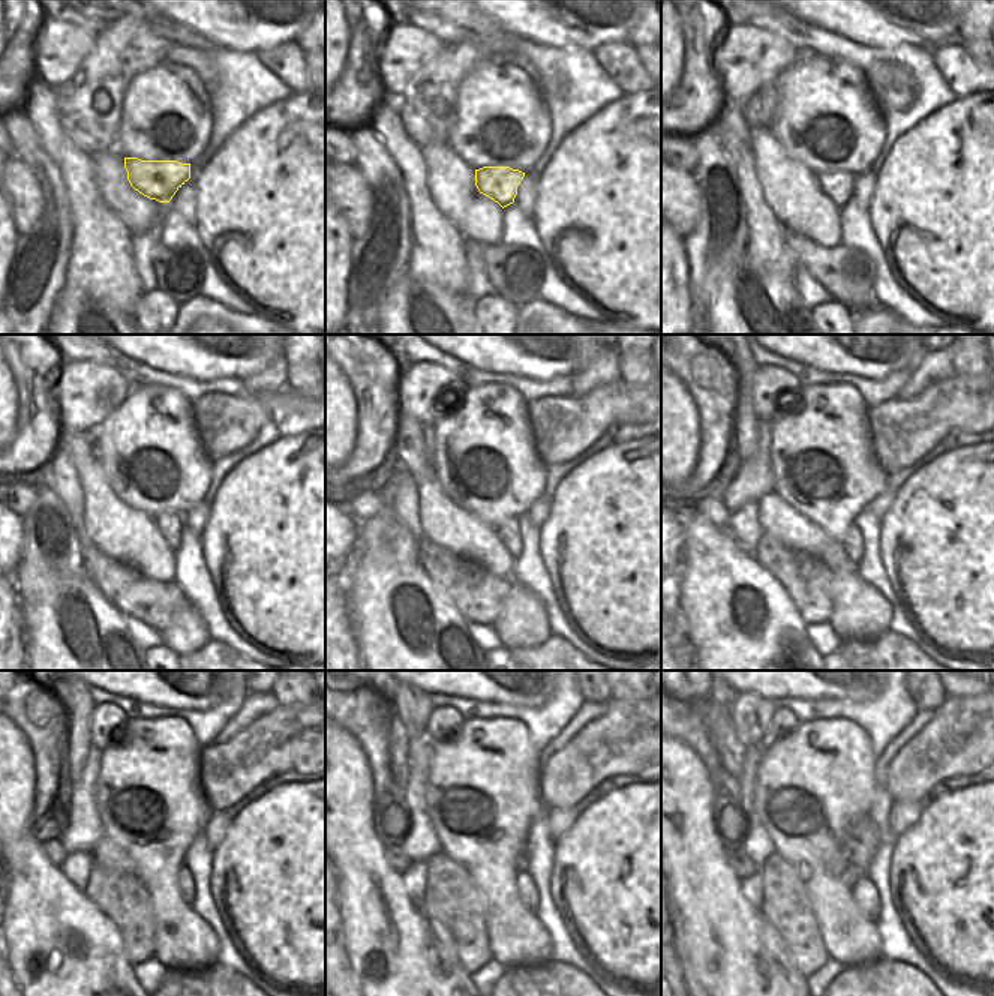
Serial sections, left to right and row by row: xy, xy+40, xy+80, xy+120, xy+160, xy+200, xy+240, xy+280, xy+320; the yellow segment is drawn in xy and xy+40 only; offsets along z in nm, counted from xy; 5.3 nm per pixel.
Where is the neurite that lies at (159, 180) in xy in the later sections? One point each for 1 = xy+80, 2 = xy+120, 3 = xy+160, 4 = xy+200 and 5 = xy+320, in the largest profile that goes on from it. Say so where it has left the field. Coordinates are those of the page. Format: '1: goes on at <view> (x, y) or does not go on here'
1: goes on at xy+80 (838, 186)
2: goes on at xy+120 (170, 527)
3: goes on at xy+160 (508, 531)
4: goes on at xy+200 (852, 543)
5: goes on at xy+320 (865, 896)

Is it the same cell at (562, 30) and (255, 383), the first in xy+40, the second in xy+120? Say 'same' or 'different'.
different

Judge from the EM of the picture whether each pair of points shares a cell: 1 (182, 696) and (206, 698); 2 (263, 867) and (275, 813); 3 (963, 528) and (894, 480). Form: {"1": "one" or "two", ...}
{"1": "one", "2": "one", "3": "two"}

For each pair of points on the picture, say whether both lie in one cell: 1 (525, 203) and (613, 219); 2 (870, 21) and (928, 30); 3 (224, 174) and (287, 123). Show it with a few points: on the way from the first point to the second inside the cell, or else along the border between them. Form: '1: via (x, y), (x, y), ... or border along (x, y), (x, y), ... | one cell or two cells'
1: border along (538, 176), (538, 191), (531, 216) | two cells
2: via (885, 21), (913, 24) | one cell
3: via (239, 171), (272, 138) | one cell

